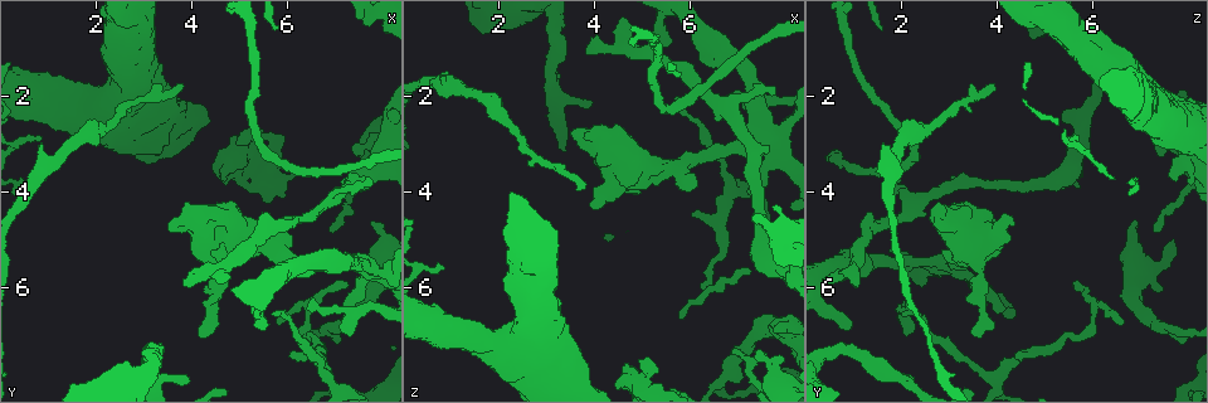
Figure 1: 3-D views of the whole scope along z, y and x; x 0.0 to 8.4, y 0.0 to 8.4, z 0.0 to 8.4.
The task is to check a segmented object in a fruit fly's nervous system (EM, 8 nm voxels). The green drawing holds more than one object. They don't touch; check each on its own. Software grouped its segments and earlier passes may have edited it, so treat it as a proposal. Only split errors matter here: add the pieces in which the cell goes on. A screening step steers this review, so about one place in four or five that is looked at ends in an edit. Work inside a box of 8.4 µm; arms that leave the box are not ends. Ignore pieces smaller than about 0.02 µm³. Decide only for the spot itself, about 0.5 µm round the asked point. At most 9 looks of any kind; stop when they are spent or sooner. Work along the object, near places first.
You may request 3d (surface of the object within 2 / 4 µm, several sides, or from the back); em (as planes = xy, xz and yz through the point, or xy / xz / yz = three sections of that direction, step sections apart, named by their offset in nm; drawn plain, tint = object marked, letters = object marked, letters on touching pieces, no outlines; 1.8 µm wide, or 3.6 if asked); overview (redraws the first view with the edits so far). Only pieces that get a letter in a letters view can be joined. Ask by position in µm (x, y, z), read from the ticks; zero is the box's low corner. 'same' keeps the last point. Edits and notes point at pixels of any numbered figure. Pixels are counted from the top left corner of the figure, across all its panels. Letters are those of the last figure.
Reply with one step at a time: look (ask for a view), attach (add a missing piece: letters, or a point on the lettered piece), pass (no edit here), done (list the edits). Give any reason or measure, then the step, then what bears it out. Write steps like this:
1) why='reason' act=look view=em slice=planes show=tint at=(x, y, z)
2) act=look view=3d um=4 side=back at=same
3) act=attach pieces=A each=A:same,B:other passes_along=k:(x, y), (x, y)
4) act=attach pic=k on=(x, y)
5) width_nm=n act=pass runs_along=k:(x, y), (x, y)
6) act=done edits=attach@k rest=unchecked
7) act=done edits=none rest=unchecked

why='an open end' act=look view=3d um=2 at=(3.80, 1.80, 3.90)

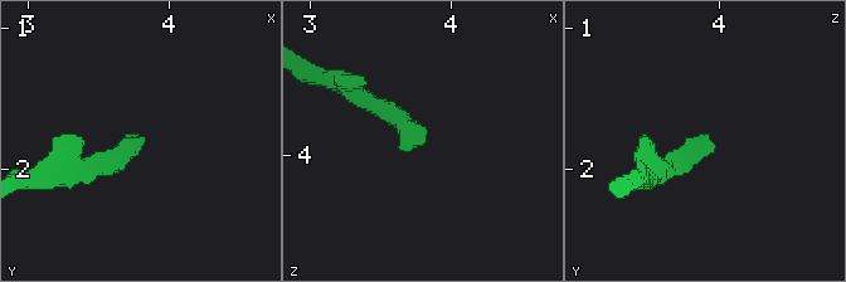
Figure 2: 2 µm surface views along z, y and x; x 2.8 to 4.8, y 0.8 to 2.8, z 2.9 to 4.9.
act=look view=em slice=yz step=4 show=tint at=(3.78, 1.76, 3.90)

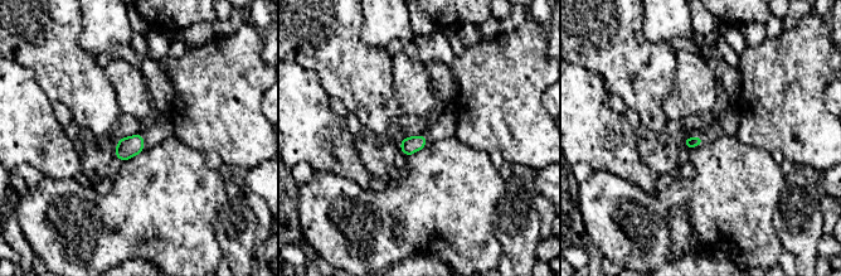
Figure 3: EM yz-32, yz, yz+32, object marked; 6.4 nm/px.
act=look view=em slice=planes show=letters at=same

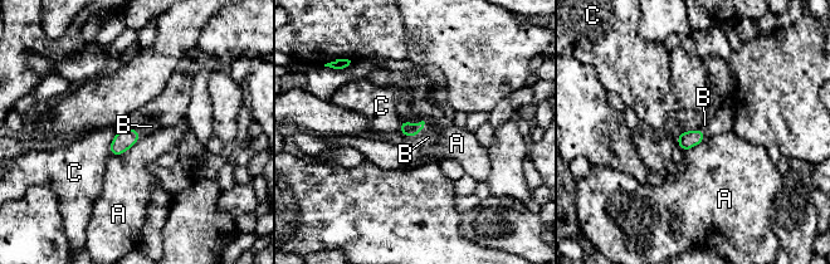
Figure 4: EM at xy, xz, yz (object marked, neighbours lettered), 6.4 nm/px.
act=attach pieces=B each=A:other,B:same,C:other passes_along=4:(409, 130), (419, 131), (428, 137) found='the cell continues'

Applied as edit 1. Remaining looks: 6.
why='branch stops here' act=look view=em slice=xz step=8 show=tint at=(7.75, 4.65, 6.85)

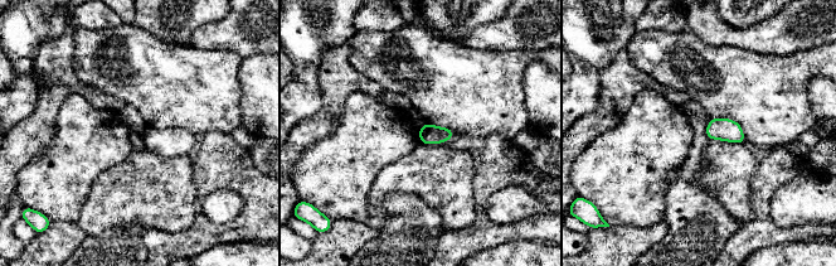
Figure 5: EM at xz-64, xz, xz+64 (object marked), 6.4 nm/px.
act=look view=em slice=xz step=8 show=letters at=same

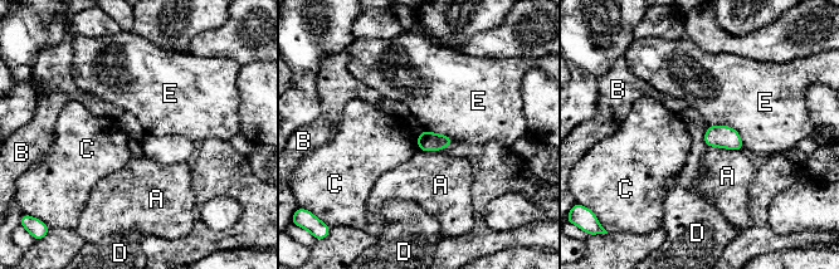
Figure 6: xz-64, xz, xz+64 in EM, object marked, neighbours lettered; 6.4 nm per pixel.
act=pass each=A:other,B:other,C:other,D:other,E:other border=6:(416, 136), (418, 148) found='none of them fits'

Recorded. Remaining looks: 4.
why='thin end' act=look view=em slice=planes show=plain at=(7.20, 5.90, 5.70)

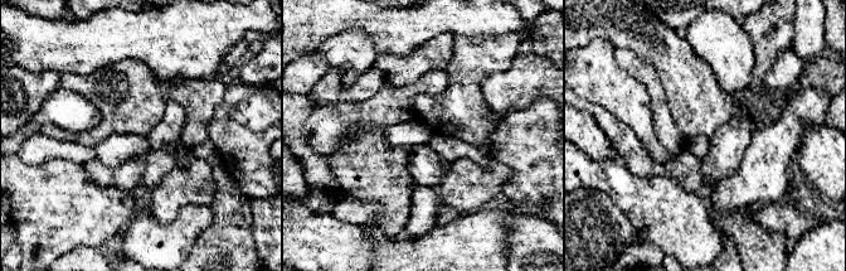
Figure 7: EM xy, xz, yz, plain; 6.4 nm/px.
act=look view=em slice=planes show=letters at=same

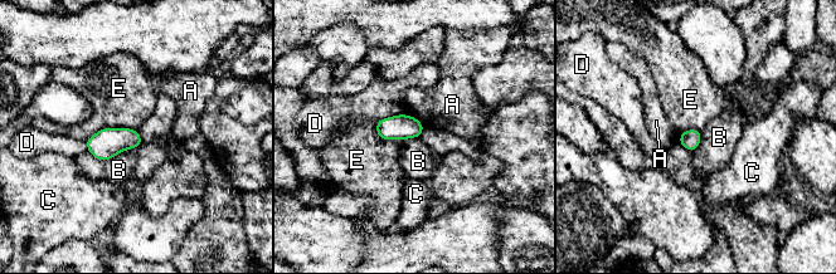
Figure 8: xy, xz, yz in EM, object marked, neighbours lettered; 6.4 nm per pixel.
act=pass each=A:other,B:other,C:other,D:other,E:other border=8:(137, 130), (101, 128), (86, 141) found='none of them fits'

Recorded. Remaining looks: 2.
why='free end' act=look view=em um=3.6 slice=planes show=letters at=(6.05, 7.45, 4.55)

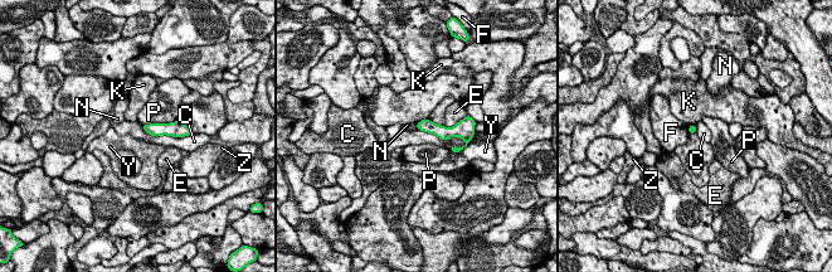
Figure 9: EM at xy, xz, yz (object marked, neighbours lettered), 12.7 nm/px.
longest_contact=C:550nm act=pass each=C:other,E:other,F:other,K:other,N:other,P:other,Y:other,Z:other border=9:(418, 129), (443, 140), (460, 137) found='no lettered piece goes on from it'

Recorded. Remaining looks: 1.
act=done edits=attach@4 rest=unchecked

